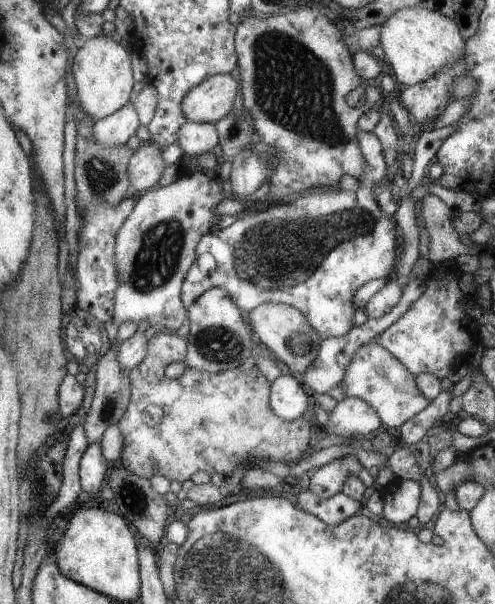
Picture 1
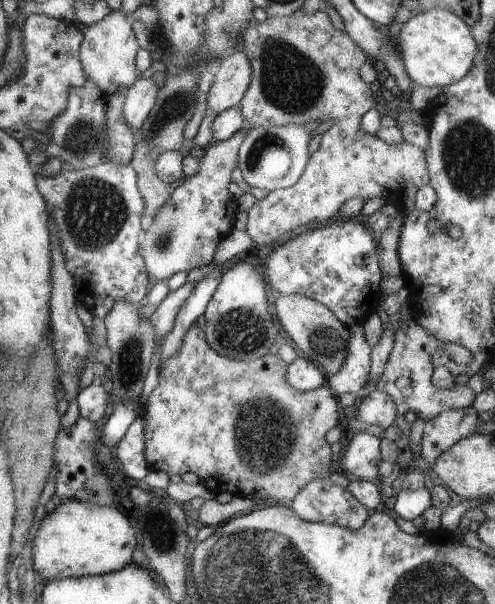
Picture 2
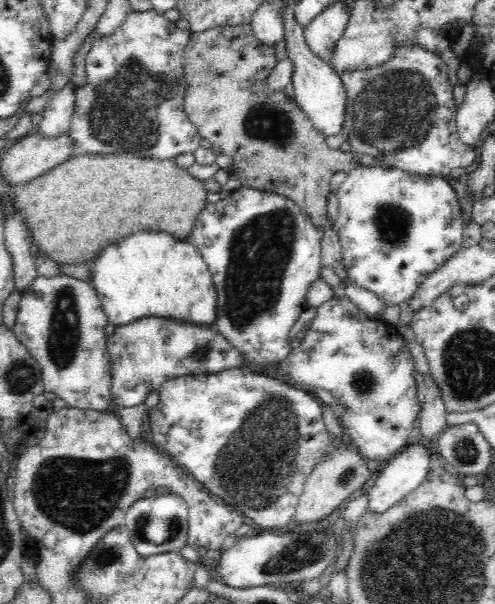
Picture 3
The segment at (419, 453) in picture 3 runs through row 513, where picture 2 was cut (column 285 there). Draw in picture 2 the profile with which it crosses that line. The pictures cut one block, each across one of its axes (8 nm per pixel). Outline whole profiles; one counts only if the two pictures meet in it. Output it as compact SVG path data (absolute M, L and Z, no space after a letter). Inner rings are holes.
M296 356L288 365L285 373L285 384L297 392L313 390L325 383L325 376L320 370L307 360L305 356Z

